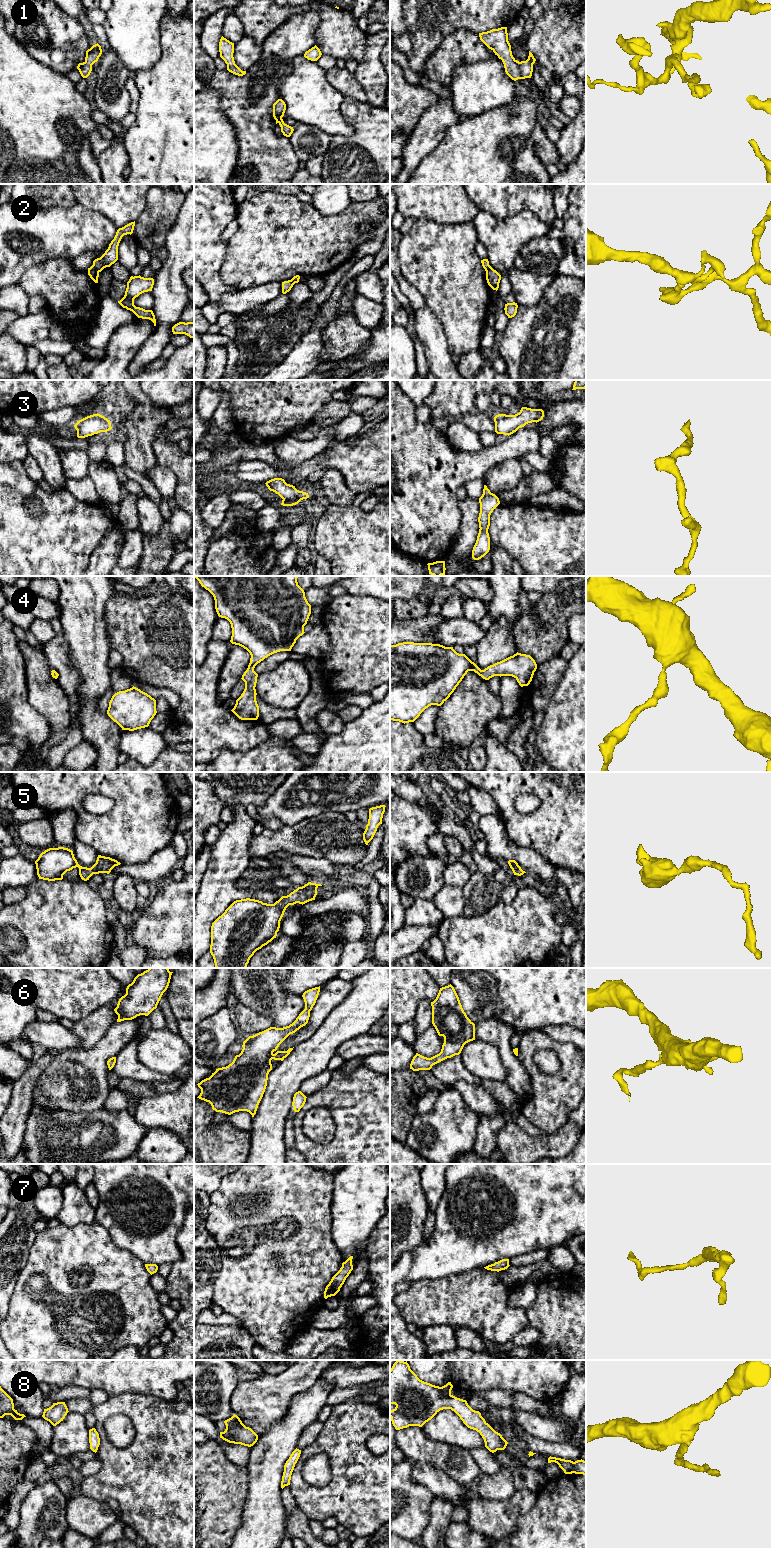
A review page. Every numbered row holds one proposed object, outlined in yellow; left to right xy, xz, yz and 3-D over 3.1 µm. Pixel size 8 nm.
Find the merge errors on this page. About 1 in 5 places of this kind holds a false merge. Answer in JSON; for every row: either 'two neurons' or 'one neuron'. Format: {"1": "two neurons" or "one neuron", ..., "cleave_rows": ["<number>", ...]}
{"1": "one neuron", "2": "two neurons", "3": "one neuron", "4": "one neuron", "5": "one neuron", "6": "one neuron", "7": "one neuron", "8": "one neuron", "cleave_rows": ["2"]}

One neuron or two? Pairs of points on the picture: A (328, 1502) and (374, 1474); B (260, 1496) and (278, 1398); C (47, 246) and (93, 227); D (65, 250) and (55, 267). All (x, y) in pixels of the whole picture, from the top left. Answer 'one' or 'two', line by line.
A: one
B: two
C: one
D: two

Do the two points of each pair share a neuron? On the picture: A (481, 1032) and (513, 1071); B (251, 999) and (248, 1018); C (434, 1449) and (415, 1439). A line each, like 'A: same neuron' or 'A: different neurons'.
A: same neuron
B: different neurons
C: same neuron

